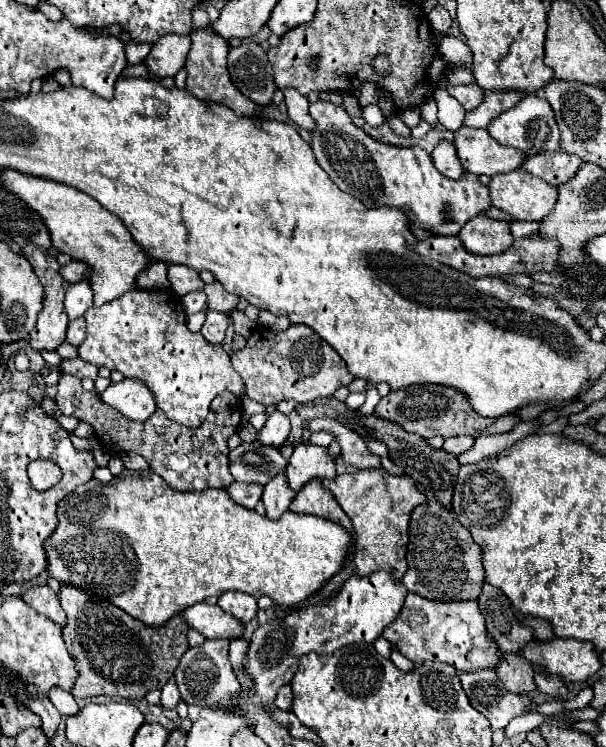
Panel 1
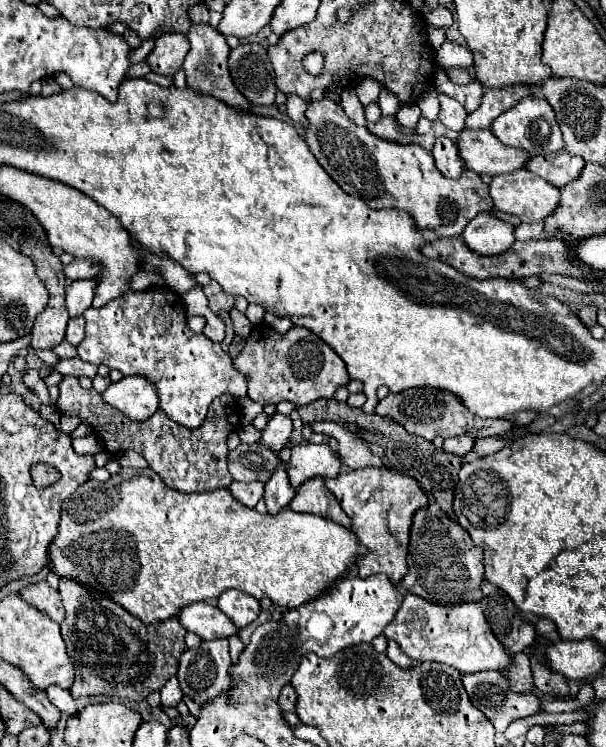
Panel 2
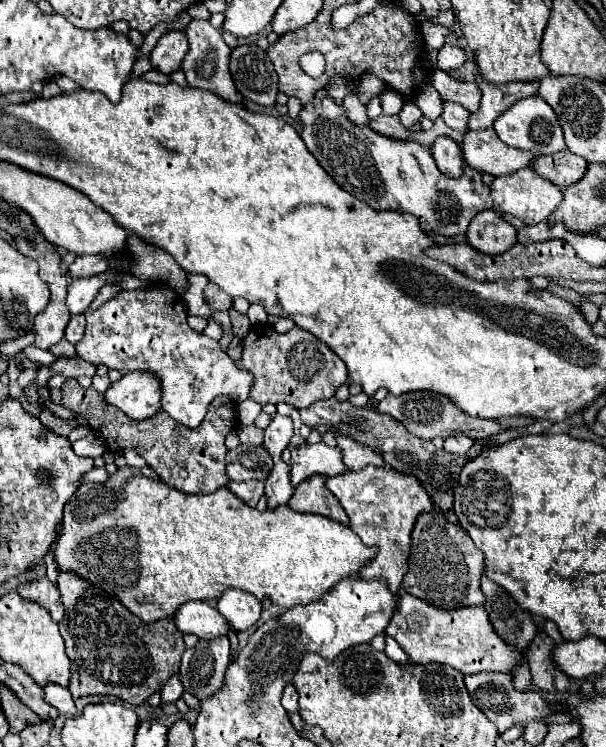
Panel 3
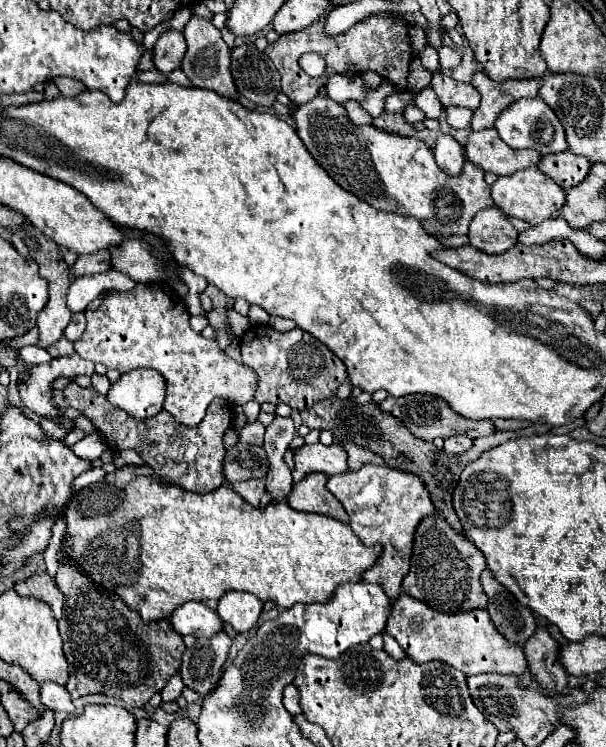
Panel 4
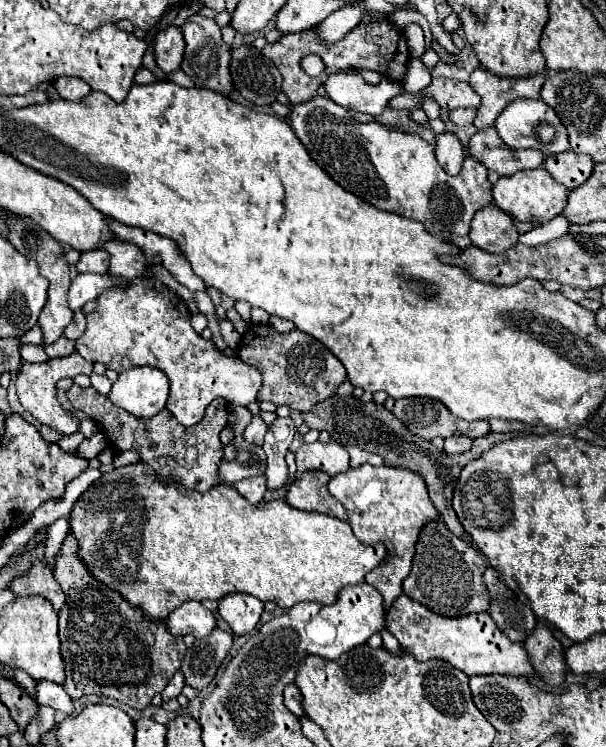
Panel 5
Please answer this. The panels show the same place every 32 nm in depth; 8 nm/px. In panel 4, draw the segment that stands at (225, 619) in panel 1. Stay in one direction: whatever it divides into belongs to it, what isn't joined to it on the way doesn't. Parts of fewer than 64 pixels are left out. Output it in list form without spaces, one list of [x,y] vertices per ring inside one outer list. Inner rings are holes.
[[[186,602],[170,616],[170,624],[178,634],[192,634],[196,638],[208,638],[222,630],[220,616],[202,602]]]

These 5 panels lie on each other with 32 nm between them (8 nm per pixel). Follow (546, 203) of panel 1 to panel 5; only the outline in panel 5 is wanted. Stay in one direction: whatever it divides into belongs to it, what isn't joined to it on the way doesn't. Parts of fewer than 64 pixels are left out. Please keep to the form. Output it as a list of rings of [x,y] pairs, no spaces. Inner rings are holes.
[[[544,168],[540,170],[524,170],[524,172],[516,172],[514,176],[508,178],[500,178],[494,188],[492,188],[492,196],[494,196],[494,204],[508,212],[510,216],[514,216],[520,222],[536,222],[536,224],[544,224],[548,220],[552,220],[554,216],[564,212],[564,204],[568,204],[568,192],[562,184],[558,184],[556,180],[552,180],[552,176],[548,176],[548,172],[544,172]]]

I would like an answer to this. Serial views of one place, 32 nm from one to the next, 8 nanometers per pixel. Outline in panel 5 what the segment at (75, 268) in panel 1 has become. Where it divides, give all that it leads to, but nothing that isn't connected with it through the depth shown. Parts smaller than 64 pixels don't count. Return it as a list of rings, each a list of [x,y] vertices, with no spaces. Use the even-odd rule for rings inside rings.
[[[104,250],[96,252],[84,252],[82,258],[76,264],[78,272],[92,272],[92,274],[104,274],[110,264],[110,254]]]

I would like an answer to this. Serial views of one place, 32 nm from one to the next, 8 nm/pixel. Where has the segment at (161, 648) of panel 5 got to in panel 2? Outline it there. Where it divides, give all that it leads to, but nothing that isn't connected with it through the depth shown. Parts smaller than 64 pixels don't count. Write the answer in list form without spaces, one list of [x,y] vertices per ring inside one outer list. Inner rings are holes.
[[[60,578],[58,590],[66,610],[60,630],[76,670],[70,688],[74,698],[104,694],[128,702],[142,702],[176,674],[180,656],[186,650],[186,630],[178,624],[176,616],[168,622],[144,624],[140,618],[130,616],[130,612],[120,604],[112,602],[112,598],[82,586],[78,580]]]

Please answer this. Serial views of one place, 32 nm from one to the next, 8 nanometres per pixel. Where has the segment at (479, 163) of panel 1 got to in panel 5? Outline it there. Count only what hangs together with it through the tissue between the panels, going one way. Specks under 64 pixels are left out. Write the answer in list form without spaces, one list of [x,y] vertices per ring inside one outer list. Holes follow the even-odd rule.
[[[496,128],[478,130],[470,138],[468,154],[480,160],[488,170],[498,172],[500,176],[512,176],[522,170],[542,168],[544,166],[544,152],[538,150],[512,150],[508,148]]]

